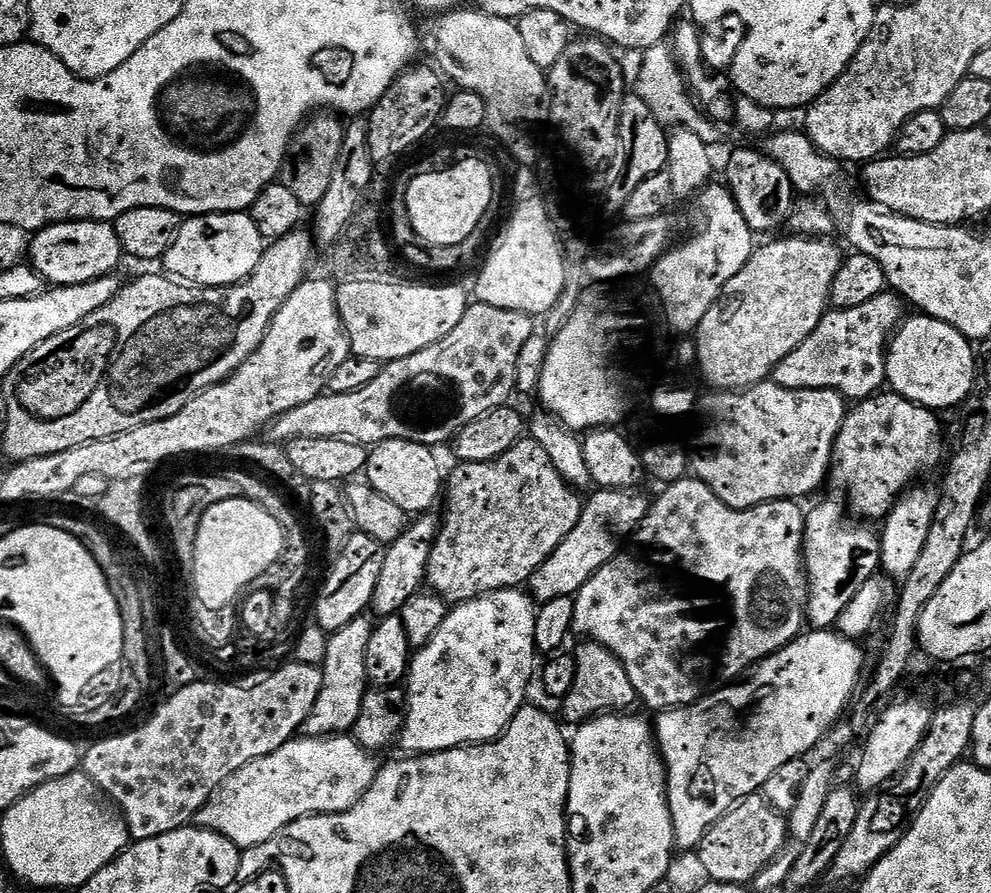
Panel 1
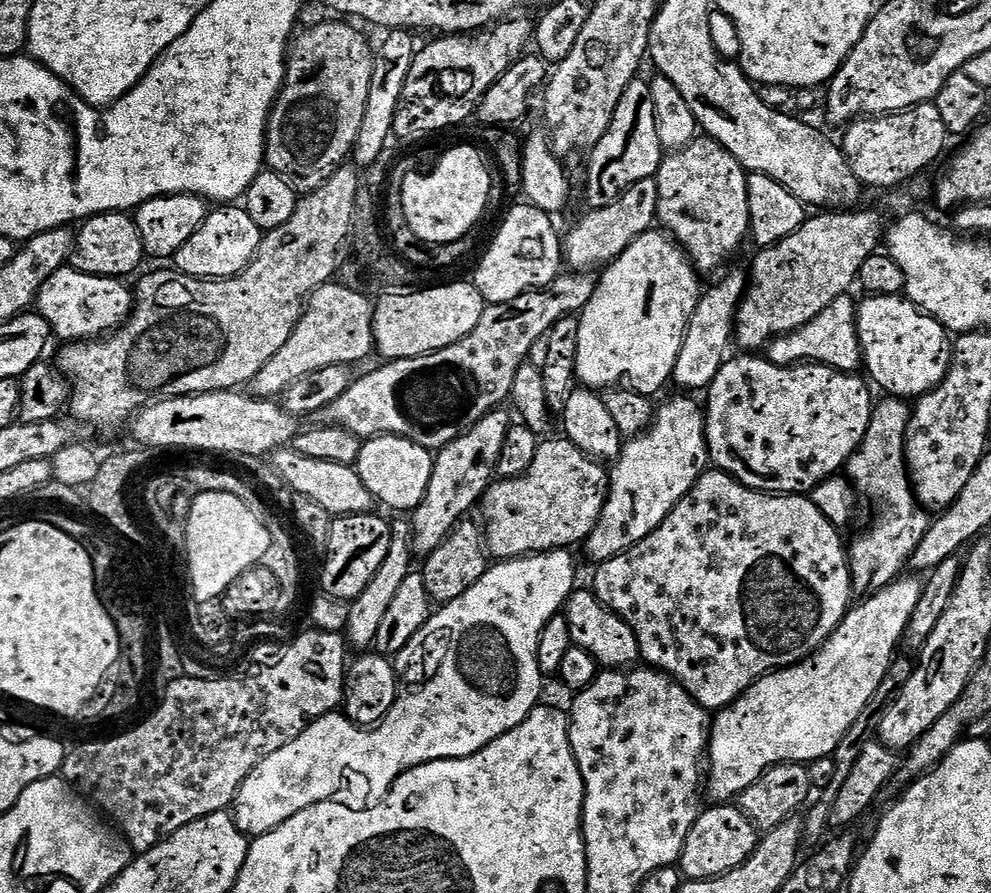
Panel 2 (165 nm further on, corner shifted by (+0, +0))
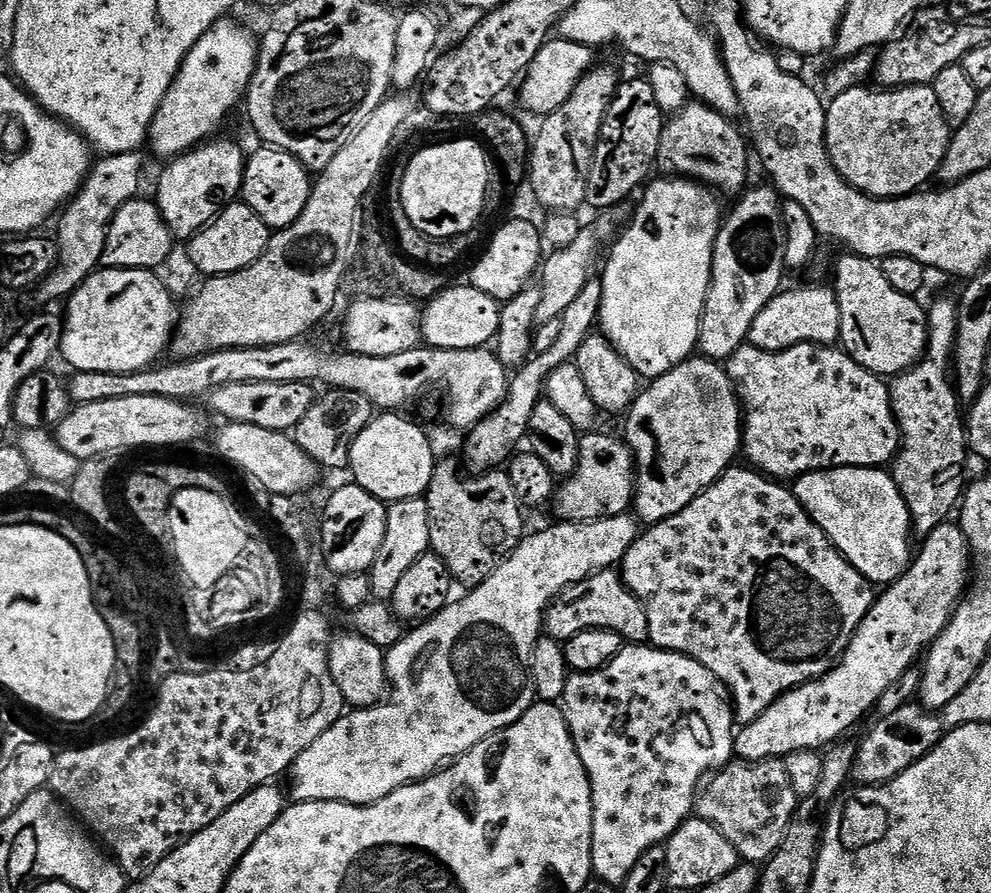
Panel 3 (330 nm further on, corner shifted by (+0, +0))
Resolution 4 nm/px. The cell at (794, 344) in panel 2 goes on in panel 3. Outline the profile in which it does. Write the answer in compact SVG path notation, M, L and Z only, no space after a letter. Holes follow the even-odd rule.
M808 284L805 288L781 290L761 310L748 331L747 343L758 350L781 352L799 344L835 345L840 339L842 314L838 306L835 287L823 288L820 284Z

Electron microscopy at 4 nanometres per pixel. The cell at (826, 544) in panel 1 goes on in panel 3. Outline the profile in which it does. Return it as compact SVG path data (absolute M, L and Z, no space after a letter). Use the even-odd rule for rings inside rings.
M955 299L936 300L926 312L928 318L928 350L923 360L907 368L898 376L891 377L888 393L892 399L892 413L900 423L900 450L890 468L900 493L904 495L906 506L912 515L915 535L927 538L939 524L945 523L948 516L957 511L966 487L964 463L970 460L966 420L962 415L962 401L956 394L956 385L950 379L950 357L956 351L956 331L960 321L960 310Z

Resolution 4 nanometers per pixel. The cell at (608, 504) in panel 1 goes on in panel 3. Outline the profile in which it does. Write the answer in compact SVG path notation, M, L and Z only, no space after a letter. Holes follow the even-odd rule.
M689 358L684 360L676 368L671 368L666 374L655 377L651 381L652 384L643 389L636 401L626 413L628 419L628 436L626 435L626 443L632 449L632 457L636 459L636 495L634 497L634 512L641 521L645 520L645 525L651 526L660 520L670 518L674 514L678 514L686 506L690 506L690 502L694 502L694 498L698 498L703 494L705 488L714 483L722 473L728 468L733 467L732 460L742 452L742 401L736 394L736 387L732 385L732 380L729 378L727 371L717 361L707 358Z

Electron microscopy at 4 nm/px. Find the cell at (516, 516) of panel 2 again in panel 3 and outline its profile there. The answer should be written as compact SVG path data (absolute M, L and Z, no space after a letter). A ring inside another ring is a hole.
M593 430L580 436L580 461L576 471L559 485L554 509L561 521L590 522L623 516L633 507L636 495L636 459L623 439Z

